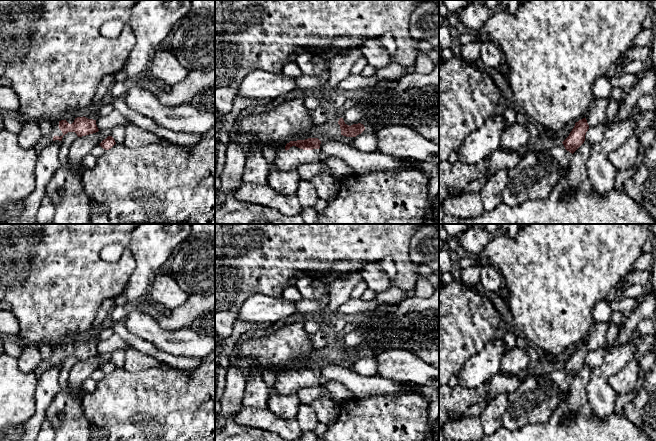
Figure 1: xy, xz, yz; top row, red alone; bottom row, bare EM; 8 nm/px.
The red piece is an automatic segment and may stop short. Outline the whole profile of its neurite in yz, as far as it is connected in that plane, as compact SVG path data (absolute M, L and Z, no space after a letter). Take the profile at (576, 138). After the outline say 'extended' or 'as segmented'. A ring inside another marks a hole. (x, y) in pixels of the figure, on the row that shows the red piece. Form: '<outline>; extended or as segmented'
M595 99L588 115L575 123L569 136L562 142L567 151L573 154L584 143L586 132L590 127L605 124L609 99Z; extended

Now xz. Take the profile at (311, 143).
M318 138L290 141L284 150L278 151L274 167L291 170L306 163L315 163L320 154L320 144Z; extended

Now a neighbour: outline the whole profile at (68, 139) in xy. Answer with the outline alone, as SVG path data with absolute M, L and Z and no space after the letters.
M68 132L67 134L63 136L62 144L59 149L59 155L58 155L59 163L61 166L66 164L67 159L68 159L69 150L77 137L78 136L75 132Z

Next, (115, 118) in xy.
M113 110L107 116L97 116L96 125L99 130L101 129L111 129L115 126L122 125L126 126L127 124L131 123L131 121L121 113L116 110Z

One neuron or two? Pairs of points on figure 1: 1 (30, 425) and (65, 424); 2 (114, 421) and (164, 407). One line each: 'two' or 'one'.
1: two
2: one

